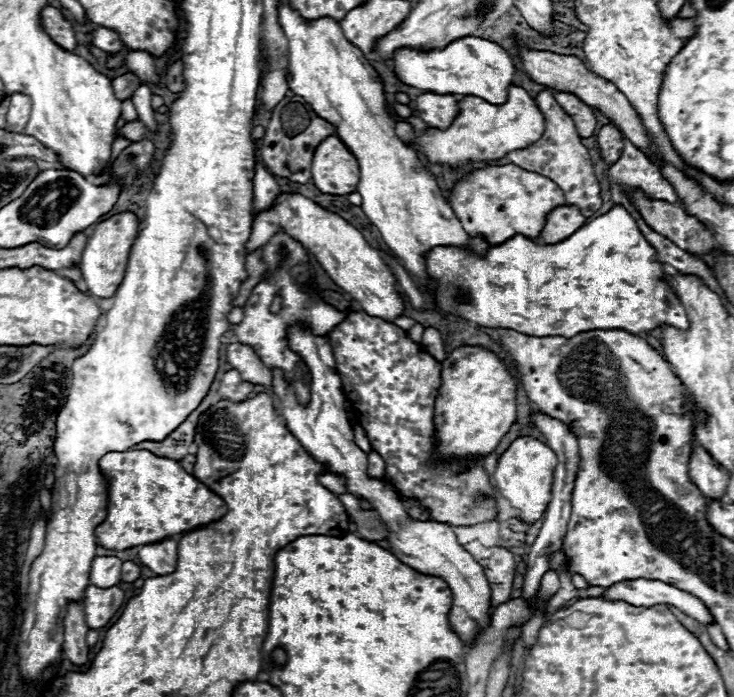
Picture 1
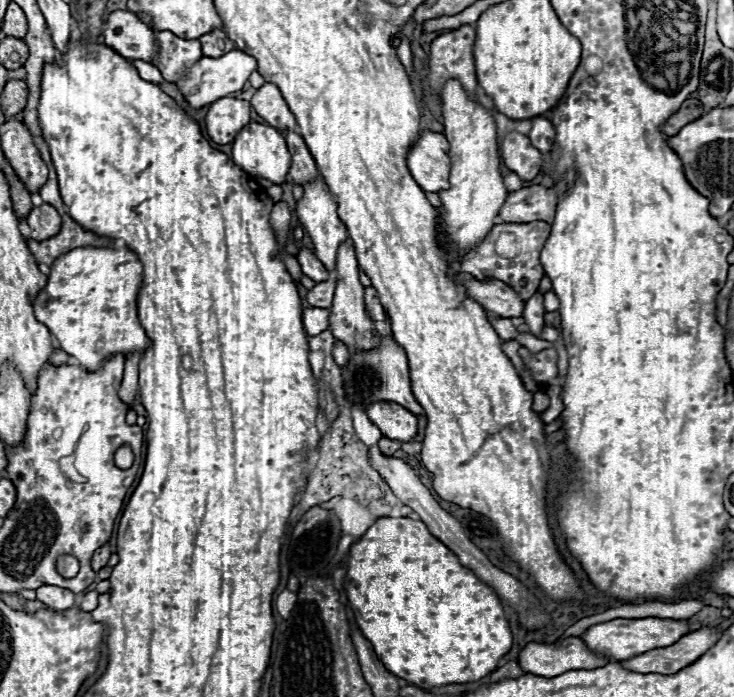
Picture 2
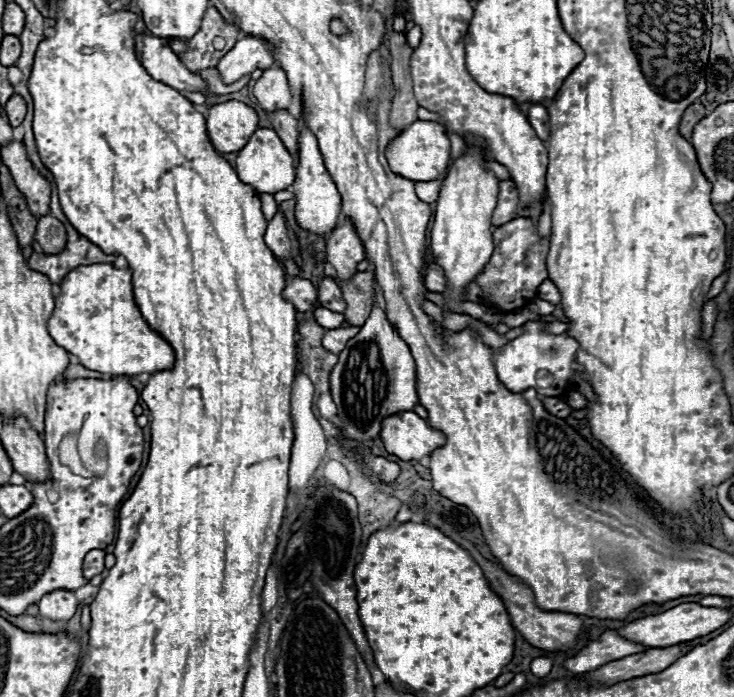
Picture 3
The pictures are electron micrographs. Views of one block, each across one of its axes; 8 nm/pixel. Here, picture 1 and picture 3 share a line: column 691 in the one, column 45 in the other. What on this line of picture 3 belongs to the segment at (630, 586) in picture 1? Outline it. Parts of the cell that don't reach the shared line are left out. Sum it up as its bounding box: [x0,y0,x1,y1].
[38,590,78,620]

